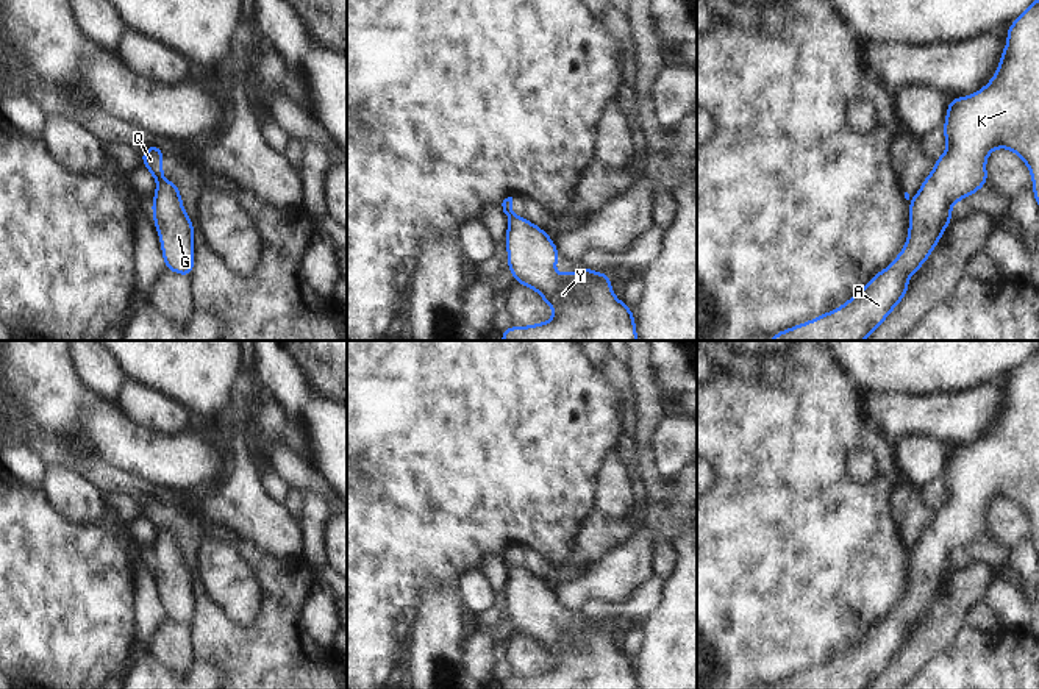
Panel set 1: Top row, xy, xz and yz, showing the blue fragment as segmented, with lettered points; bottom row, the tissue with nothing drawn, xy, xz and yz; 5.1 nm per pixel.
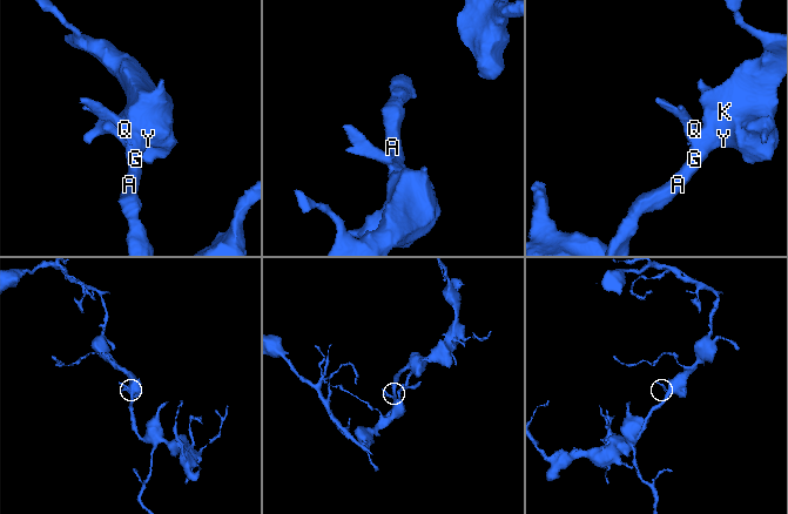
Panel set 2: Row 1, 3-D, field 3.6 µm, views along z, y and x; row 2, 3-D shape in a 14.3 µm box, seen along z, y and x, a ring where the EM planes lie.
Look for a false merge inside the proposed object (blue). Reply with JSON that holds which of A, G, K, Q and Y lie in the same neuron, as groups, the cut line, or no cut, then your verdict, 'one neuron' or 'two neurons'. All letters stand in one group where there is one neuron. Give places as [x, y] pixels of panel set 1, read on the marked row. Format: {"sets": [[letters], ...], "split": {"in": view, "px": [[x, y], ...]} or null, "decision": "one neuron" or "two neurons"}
{"sets": [["A", "G", "K", "Y"], ["Q"]], "split": {"in": "xy", "px": [[164, 180], [158, 183]]}, "decision": "two neurons"}

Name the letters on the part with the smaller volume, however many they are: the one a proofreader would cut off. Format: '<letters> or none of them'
Q

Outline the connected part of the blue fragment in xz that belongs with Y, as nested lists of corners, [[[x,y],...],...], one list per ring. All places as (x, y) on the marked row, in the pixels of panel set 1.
[[[511,216],[508,220],[508,267],[519,284],[537,291],[555,309],[555,317],[539,325],[509,327],[500,331],[503,341],[637,341],[631,309],[614,297],[611,275],[592,272],[584,266],[577,273],[553,273],[559,252],[548,234],[527,219]]]

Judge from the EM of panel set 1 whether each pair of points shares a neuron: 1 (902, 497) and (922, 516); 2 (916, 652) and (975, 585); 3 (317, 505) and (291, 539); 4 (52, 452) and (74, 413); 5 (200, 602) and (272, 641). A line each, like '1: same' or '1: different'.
1: same
2: same
3: different
4: different
5: same

